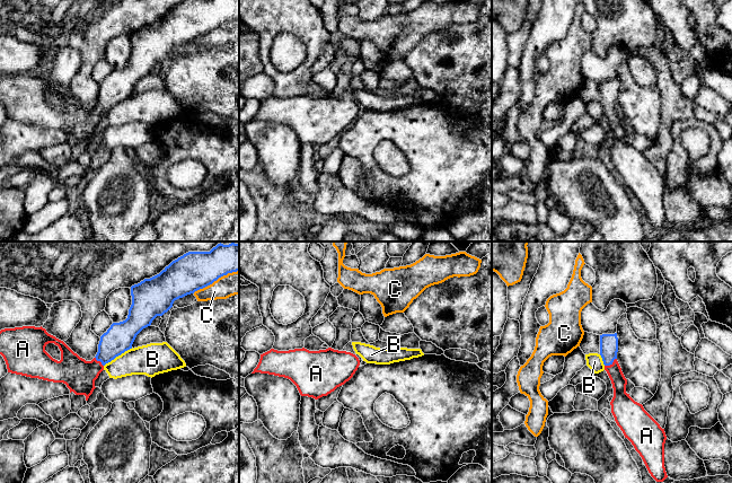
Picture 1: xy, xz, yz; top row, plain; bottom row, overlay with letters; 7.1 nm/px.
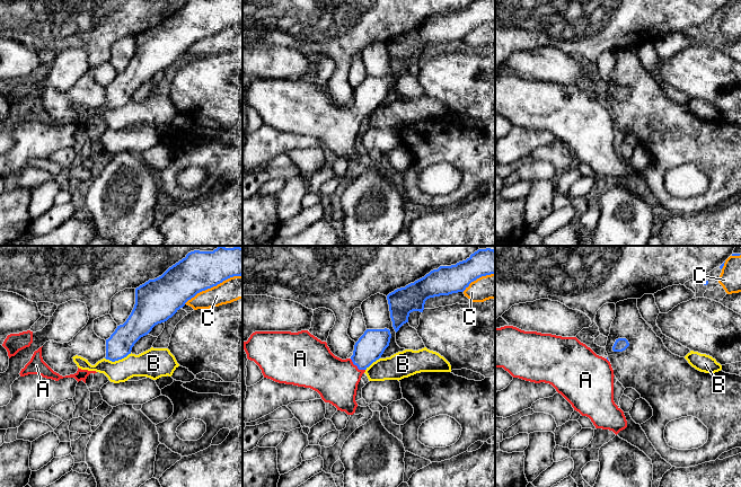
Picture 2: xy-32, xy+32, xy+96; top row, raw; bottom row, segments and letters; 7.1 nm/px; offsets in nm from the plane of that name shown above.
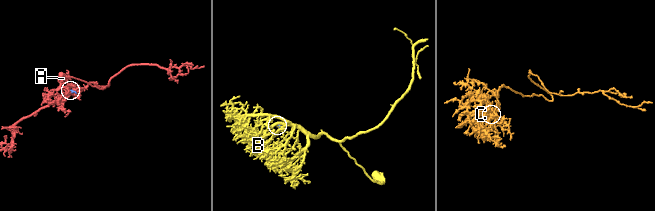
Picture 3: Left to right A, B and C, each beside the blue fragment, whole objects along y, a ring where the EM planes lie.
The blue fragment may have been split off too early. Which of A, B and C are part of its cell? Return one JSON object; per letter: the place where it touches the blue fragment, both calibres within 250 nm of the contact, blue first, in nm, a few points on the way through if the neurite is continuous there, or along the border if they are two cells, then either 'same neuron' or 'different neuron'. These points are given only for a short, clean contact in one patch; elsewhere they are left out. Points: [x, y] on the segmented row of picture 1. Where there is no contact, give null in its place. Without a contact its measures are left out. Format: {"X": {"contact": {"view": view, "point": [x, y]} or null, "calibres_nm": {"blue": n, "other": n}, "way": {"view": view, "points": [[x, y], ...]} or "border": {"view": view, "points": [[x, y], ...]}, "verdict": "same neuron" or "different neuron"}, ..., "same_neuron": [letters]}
{"A": {"contact": {"view": "yz", "point": [610, 363]}, "calibres_nm": {"blue": 130, "other": 110}, "way": {"view": "yz", "points": [[608, 342], [610, 363], [618, 380]]}, "verdict": "same neuron"}, "B": {"contact": {"view": "xy", "point": [117, 356]}, "calibres_nm": {"blue": 200, "other": 220}, "border": {"view": "xy", "points": [[132, 348], [116, 356], [104, 366]]}, "verdict": "different neuron"}, "C": {"contact": {"view": "xy", "point": [215, 280]}, "calibres_nm": {"blue": 280, "other": 160}, "verdict": "different neuron"}, "same_neuron": ["A"]}

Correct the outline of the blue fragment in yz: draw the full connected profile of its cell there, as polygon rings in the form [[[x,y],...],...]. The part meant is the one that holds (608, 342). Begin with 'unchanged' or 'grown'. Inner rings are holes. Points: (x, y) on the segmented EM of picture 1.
grown; [[[615,334],[600,335],[600,355],[614,388],[610,402],[611,413],[635,450],[642,457],[649,473],[656,482],[668,475],[664,467],[664,429],[626,393],[627,379],[617,361],[618,337]]]

